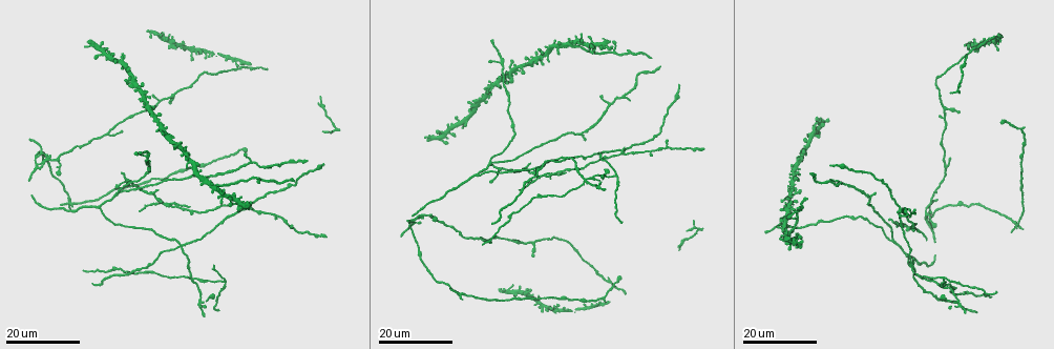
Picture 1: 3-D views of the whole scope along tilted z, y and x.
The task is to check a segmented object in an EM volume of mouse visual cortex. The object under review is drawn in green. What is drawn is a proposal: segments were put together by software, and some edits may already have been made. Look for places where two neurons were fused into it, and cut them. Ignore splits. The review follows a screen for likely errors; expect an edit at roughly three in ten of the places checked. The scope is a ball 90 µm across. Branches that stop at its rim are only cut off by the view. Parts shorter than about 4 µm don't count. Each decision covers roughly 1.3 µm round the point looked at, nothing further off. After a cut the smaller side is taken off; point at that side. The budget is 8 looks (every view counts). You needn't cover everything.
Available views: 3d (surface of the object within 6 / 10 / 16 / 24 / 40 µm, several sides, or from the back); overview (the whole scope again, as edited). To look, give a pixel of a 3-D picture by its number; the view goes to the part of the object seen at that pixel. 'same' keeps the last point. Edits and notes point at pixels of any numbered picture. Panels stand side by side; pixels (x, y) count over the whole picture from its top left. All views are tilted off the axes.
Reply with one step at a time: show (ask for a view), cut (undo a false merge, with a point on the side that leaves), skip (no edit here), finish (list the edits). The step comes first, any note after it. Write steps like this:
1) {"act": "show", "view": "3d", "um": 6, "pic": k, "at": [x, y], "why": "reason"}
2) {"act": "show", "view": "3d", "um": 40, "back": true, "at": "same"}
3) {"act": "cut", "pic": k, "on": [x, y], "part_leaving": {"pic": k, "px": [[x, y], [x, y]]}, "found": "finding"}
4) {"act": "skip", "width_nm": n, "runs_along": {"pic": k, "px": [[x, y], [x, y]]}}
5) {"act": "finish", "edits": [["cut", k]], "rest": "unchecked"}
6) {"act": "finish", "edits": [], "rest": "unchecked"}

{"act": "show", "view": "3d", "um": 24, "pic": 1, "at": [621, 154], "why": "looks like a crossing"}

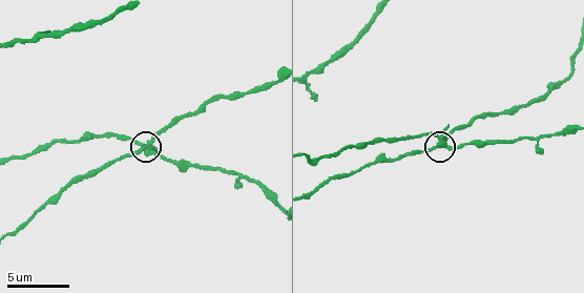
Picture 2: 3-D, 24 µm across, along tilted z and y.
{"act": "show", "view": "3d", "um": 6, "pic": 2, "at": [444, 140], "why": "closer look"}

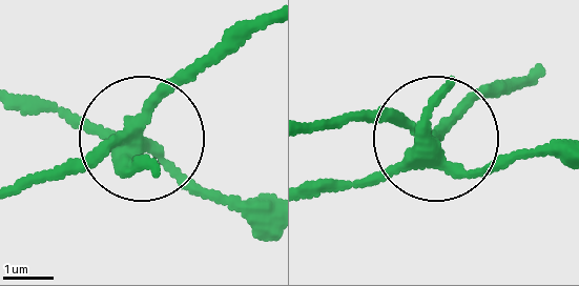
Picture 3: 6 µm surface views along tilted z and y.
{"act": "cut", "pic": 3, "on": [179, 187], "arms": 4, "part_leaving": {"pic": 3, "px": [[140, 133], [207, 191], [270, 198]]}, "found": "two neurons meet here"}

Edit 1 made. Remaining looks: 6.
{"act": "show", "view": "overview", "why": "see it whole again"}

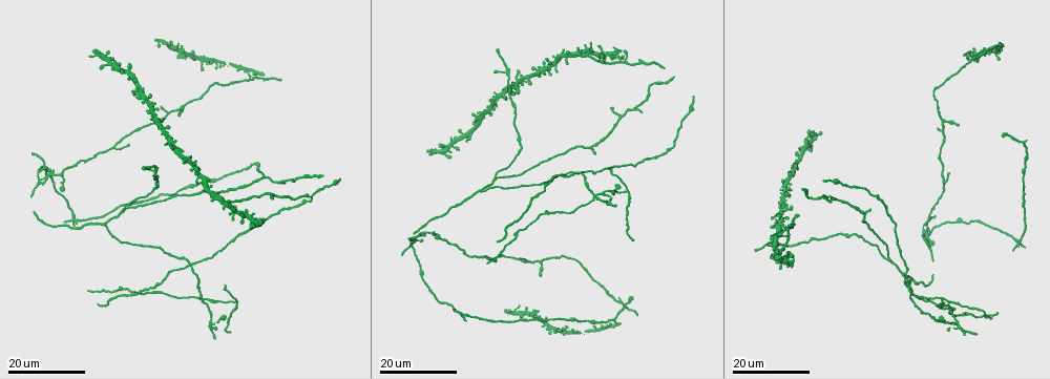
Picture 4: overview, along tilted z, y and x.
{"act": "show", "view": "3d", "um": 24, "pic": 4, "at": [480, 255], "why": "a fork"}

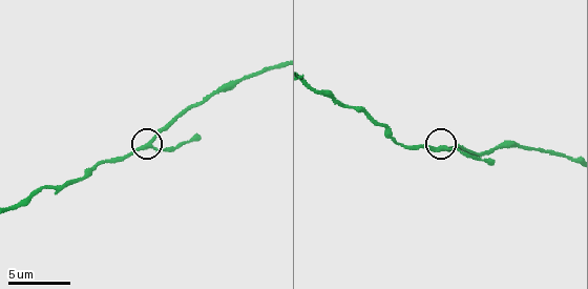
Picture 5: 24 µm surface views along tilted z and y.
{"act": "show", "view": "3d", "um": 6, "pic": 5, "at": [150, 144]}

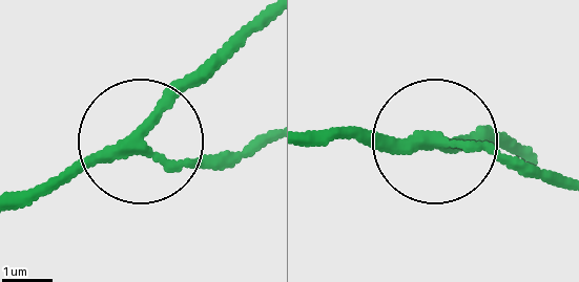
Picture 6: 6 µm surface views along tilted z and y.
{"act": "skip", "runs_along": {"pic": 6, "px": [[306, 133], [408, 149], [481, 142], [550, 173]]}, "found": "continuous, no second neuron"}

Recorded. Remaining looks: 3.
{"act": "show", "view": "3d", "um": 16, "pic": 4, "at": [189, 267], "why": "four or more arms meet"}

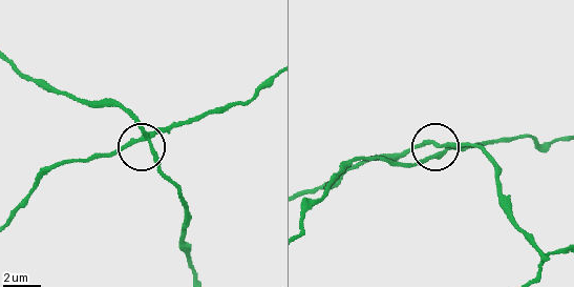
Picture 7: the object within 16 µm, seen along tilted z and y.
{"act": "show", "view": "3d", "um": 6, "pic": 7, "at": [439, 148]}

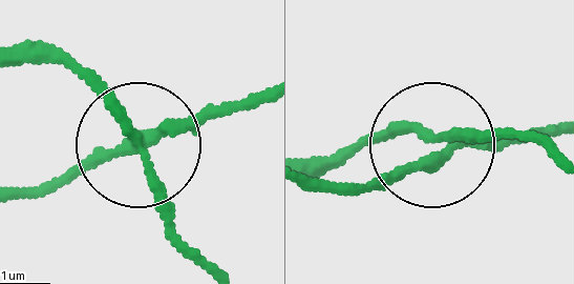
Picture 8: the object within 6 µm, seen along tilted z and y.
{"act": "skip", "arms": 4, "found": "continuous, no second neuron"}

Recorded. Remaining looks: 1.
{"act": "finish", "edits": [["cut", 3]], "rest": "unchecked"}

